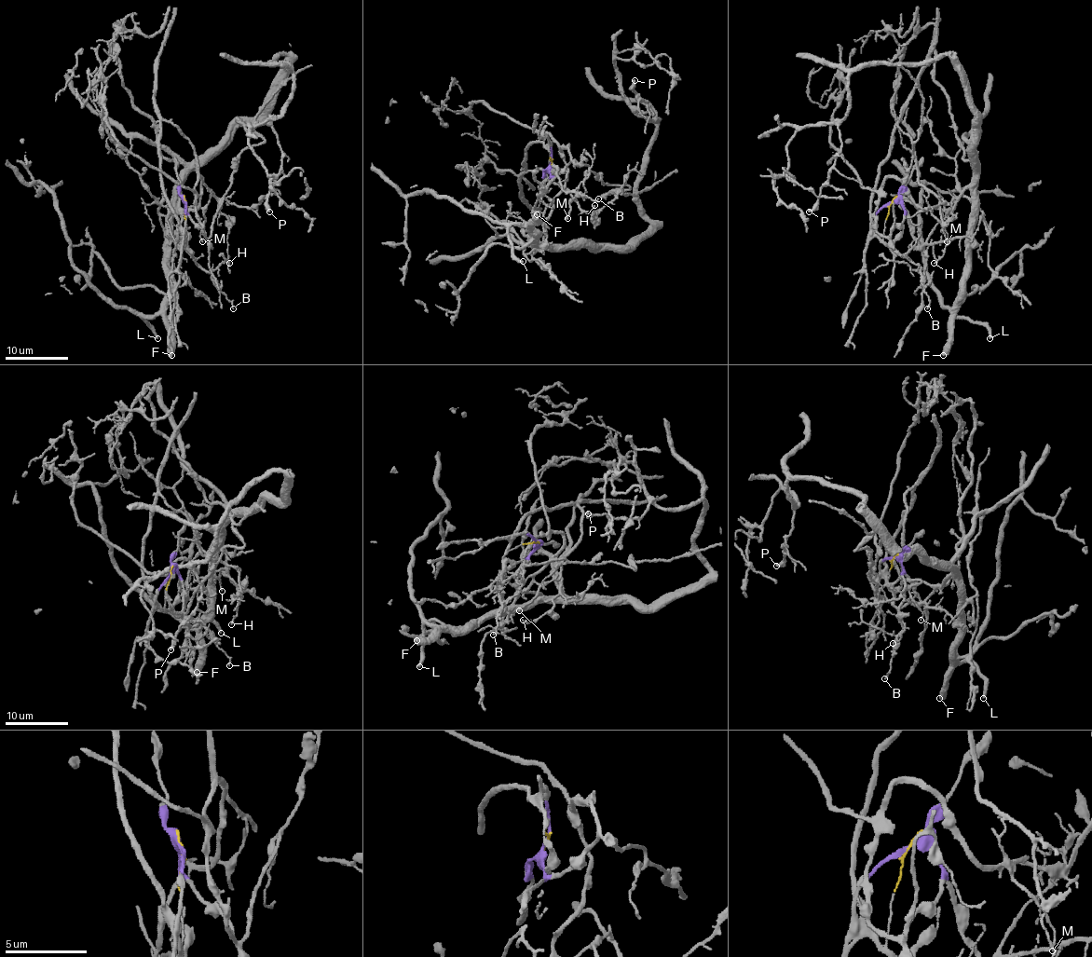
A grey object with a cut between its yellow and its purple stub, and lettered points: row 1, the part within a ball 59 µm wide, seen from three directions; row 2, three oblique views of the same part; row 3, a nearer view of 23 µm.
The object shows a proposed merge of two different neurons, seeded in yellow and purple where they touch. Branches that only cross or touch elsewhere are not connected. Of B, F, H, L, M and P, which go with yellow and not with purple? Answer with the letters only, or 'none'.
B, H

